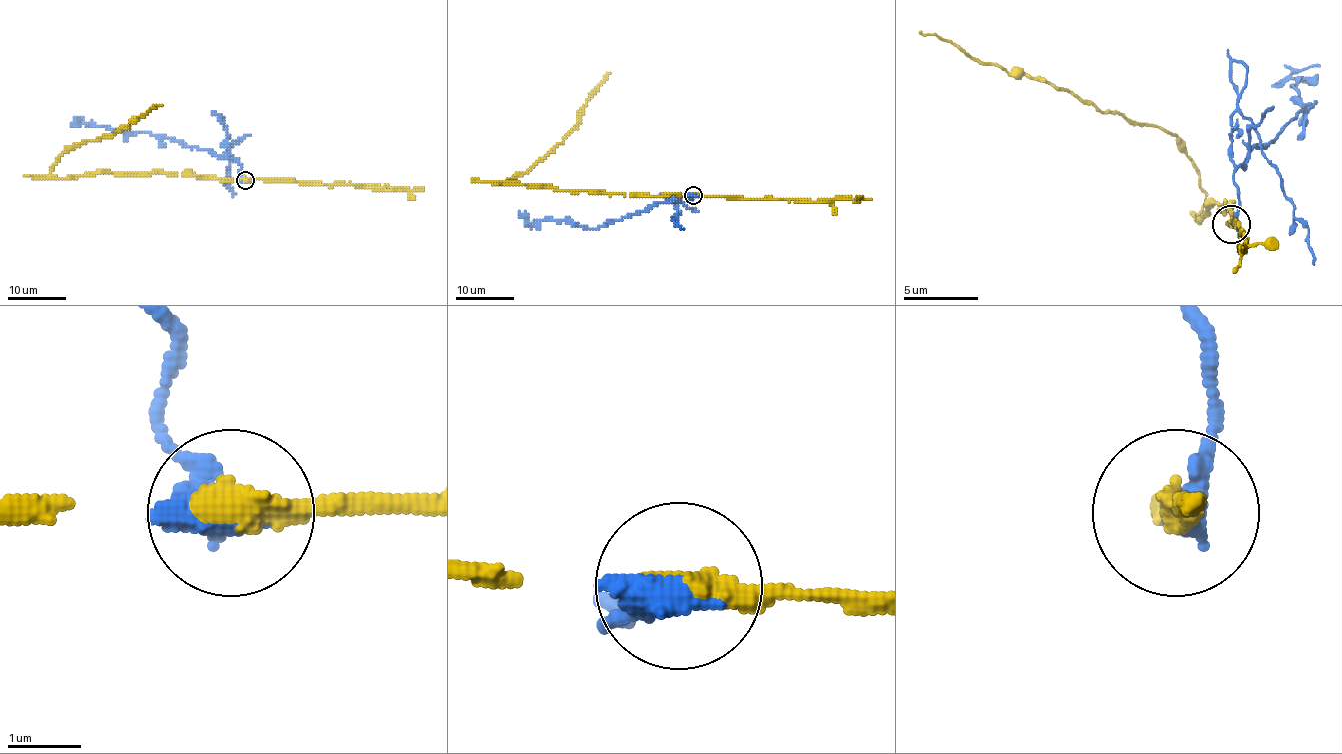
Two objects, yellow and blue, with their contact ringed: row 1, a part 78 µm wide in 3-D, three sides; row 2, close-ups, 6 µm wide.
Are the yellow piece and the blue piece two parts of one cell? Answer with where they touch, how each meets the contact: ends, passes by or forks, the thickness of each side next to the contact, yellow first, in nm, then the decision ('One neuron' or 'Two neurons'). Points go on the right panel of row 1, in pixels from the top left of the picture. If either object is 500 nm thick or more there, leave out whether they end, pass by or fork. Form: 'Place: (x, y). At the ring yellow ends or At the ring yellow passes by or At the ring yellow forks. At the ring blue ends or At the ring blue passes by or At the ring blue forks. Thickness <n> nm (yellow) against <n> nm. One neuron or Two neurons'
Place: (1231, 224). Thickness 460 nm (yellow) against 500 nm. Two neurons

